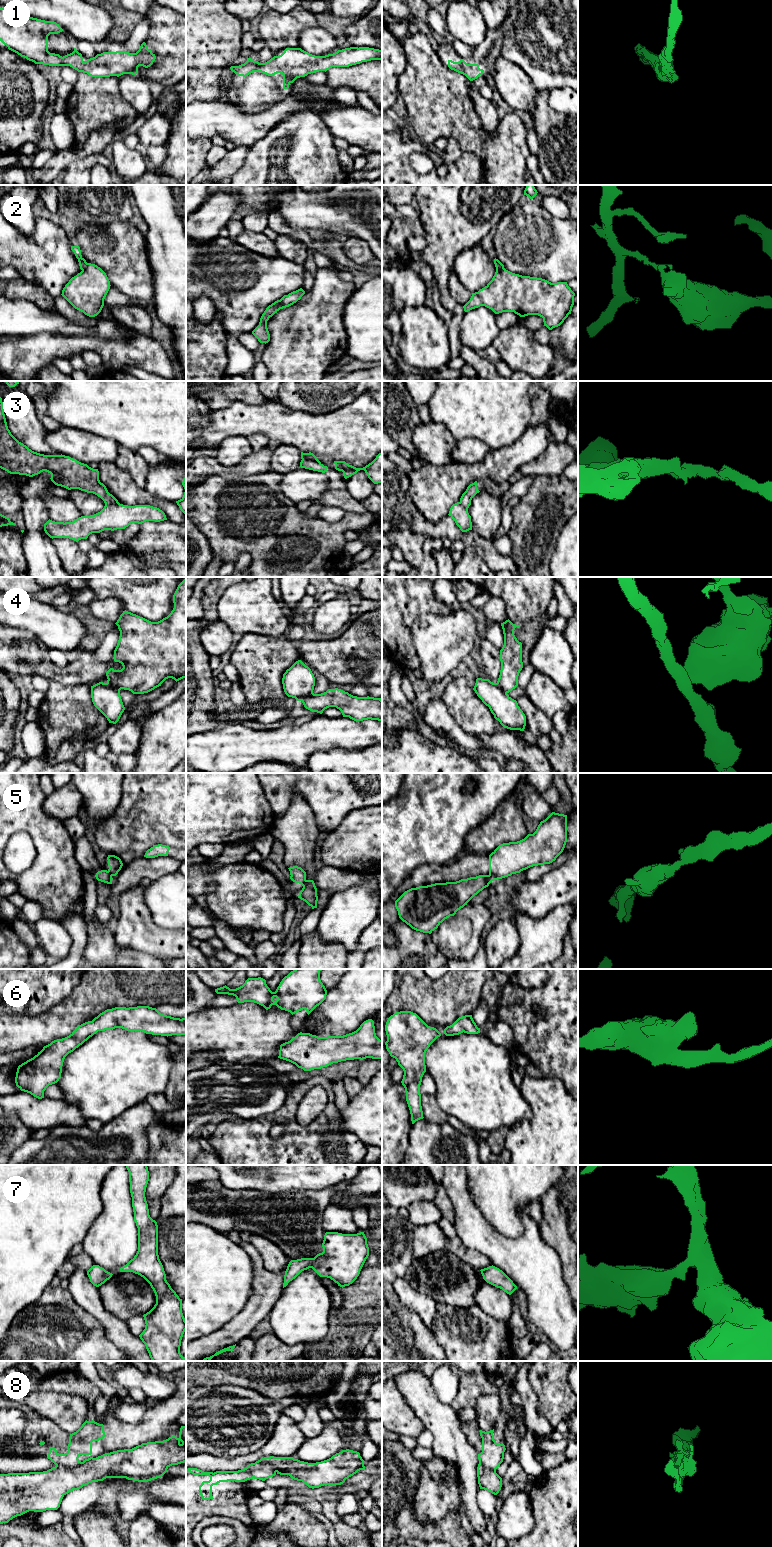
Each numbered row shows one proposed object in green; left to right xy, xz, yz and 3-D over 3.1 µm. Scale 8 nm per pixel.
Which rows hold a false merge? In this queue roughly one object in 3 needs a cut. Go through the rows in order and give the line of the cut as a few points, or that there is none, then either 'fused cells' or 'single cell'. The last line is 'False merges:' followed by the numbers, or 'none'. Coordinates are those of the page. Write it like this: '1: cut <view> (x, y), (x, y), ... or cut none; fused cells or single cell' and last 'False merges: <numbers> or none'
1: cut none; single cell
2: cut xz (280, 300), (280, 304), (270, 316); fused cells
3: cut xz (302, 459), (320, 463); fused cells
4: cut xy (107, 682), (119, 691); fused cells
5: cut yz (489, 874), (494, 879); fused cells
6: cut none; single cell
7: cut none; single cell
8: cut xy (94, 1458), (83, 1461), (72, 1468), (56, 1466); fused cells
False merges: 2, 3, 4, 5, 8

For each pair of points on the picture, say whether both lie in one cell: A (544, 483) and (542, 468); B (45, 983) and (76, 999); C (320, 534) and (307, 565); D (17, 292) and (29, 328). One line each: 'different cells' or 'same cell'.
A: different cells
B: different cells
C: same cell
D: different cells

